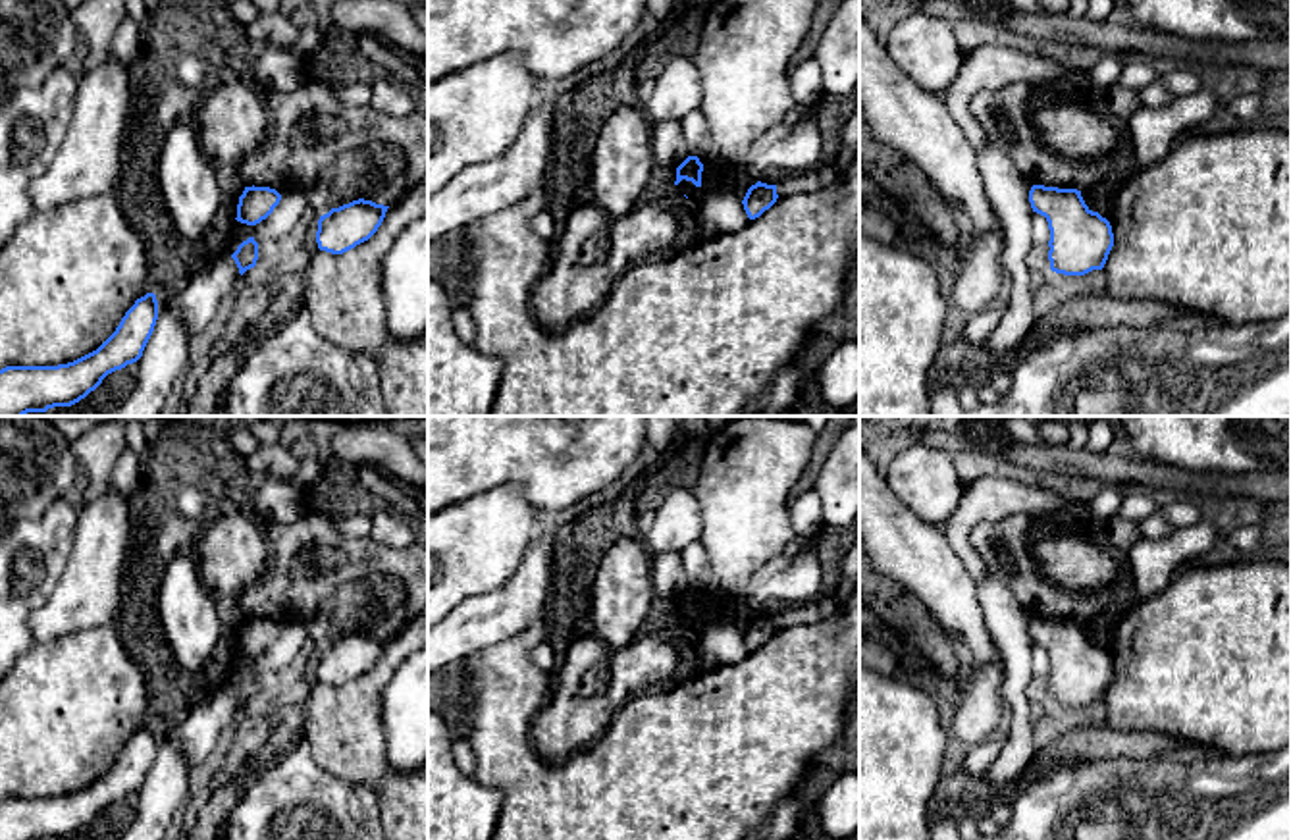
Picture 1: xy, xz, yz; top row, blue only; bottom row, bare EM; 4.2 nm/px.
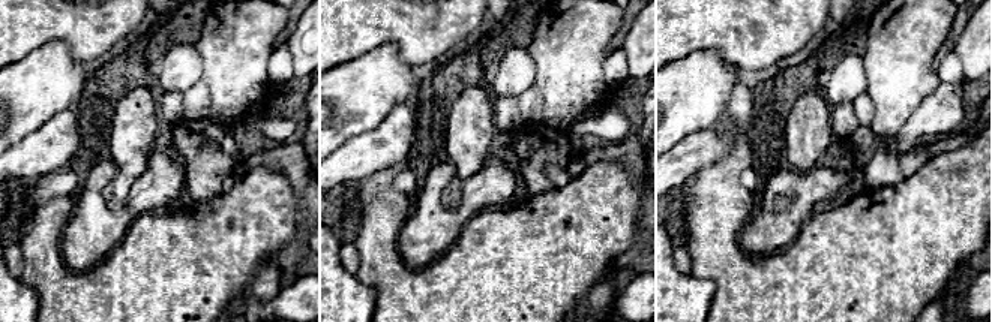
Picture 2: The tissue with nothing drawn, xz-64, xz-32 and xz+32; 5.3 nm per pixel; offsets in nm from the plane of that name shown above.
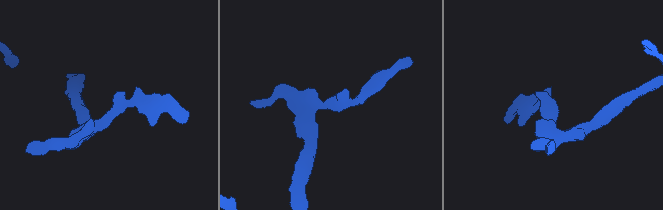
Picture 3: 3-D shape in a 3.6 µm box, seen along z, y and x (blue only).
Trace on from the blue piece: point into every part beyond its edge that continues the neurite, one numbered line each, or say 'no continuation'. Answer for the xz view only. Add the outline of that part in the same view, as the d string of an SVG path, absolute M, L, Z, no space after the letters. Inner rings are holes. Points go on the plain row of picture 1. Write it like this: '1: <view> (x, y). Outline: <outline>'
no continuation

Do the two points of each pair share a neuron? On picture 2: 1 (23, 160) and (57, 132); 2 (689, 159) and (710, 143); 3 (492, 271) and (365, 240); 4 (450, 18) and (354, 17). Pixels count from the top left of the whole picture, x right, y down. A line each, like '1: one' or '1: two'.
1: one
2: one
3: one
4: one

